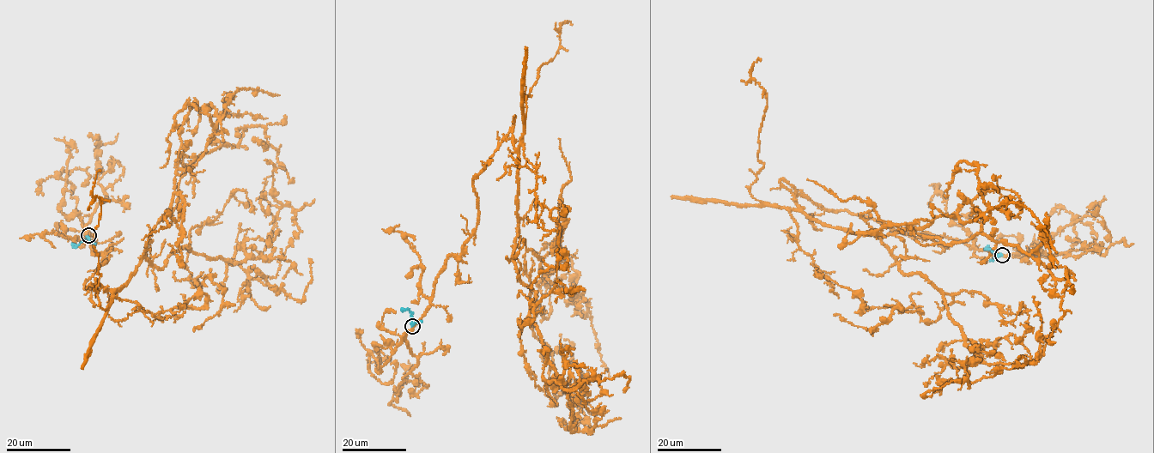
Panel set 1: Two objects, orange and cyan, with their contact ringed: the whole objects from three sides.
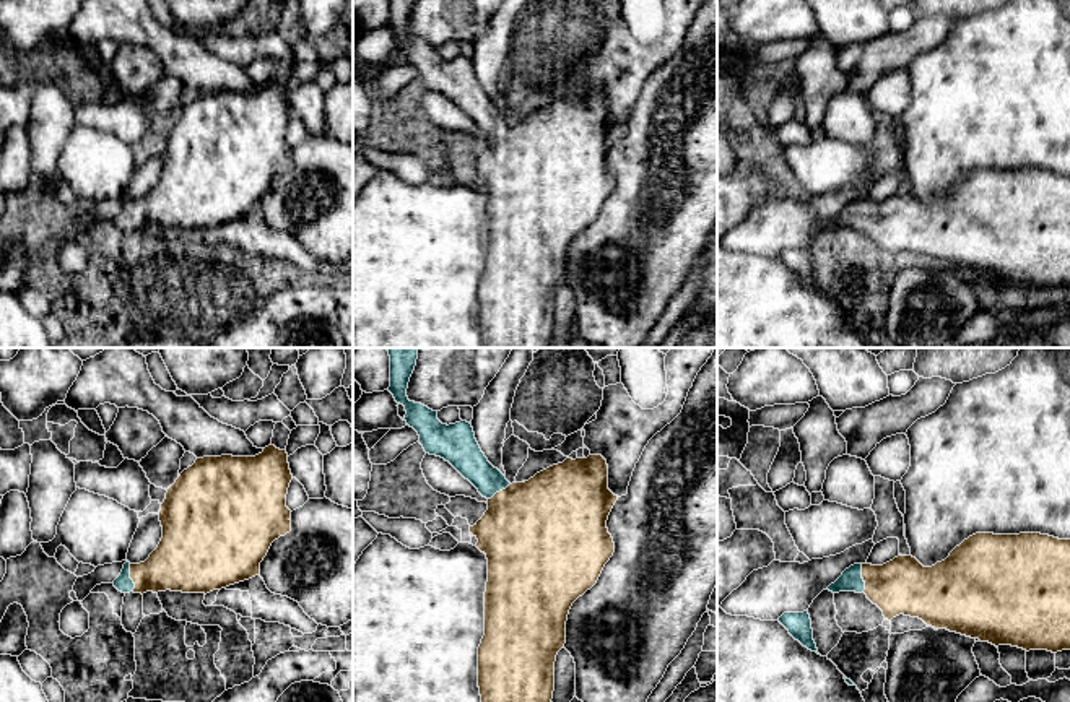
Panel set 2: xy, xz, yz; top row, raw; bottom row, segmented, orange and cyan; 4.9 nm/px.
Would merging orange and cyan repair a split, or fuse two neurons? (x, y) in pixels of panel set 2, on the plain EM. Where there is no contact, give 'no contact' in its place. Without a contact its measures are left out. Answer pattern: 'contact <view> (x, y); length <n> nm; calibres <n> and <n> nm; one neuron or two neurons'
contact xy (130, 213); length 140 nm; calibres 280 and 90 nm; one neuron

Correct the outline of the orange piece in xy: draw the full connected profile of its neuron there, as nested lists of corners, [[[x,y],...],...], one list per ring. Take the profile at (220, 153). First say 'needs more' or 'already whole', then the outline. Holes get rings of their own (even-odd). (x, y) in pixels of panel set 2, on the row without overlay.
needs more; [[[268,81],[255,93],[203,93],[184,106],[176,119],[167,125],[161,140],[159,158],[163,174],[158,184],[145,198],[124,200],[114,223],[122,229],[146,228],[182,228],[210,229],[229,221],[249,216],[260,210],[260,198],[267,192],[272,179],[291,167],[291,146],[286,143],[286,130],[293,115],[288,89],[275,81]]]

